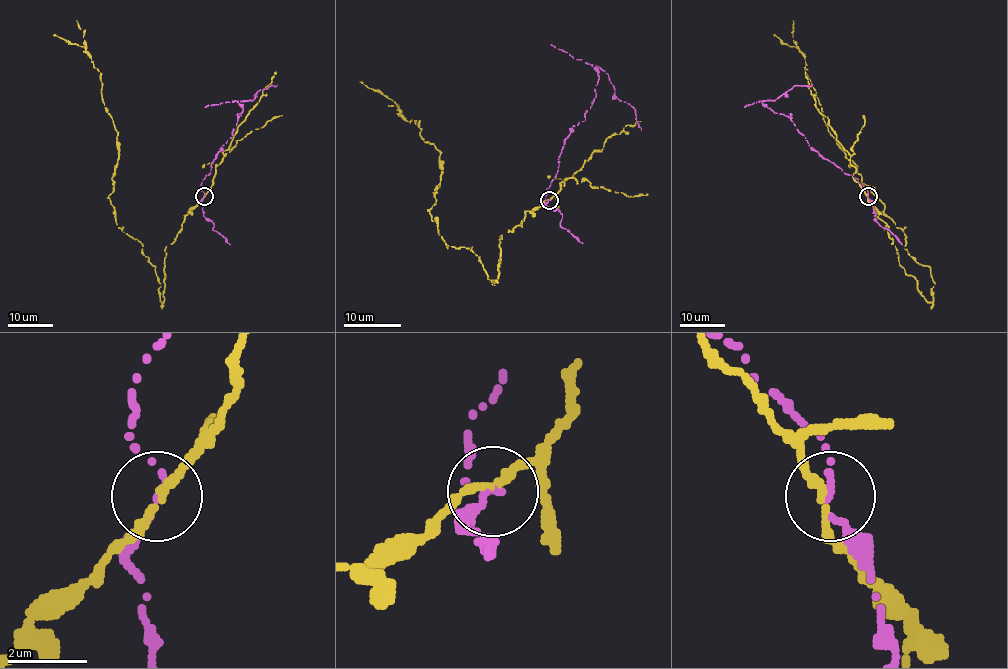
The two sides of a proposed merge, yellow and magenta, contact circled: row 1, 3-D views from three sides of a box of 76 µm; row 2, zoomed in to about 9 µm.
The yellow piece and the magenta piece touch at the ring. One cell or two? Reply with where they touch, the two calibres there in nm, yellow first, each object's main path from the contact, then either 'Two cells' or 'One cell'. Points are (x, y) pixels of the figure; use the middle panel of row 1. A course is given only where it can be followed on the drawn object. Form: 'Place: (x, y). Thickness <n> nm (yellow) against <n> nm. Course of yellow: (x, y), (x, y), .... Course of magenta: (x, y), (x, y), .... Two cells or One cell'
Place: (549, 200). Thickness 200 nm (yellow) against 180 nm. Course of yellow: (549, 200), (500, 236), (494, 284), (428, 211), (440, 151), (359, 82). Course of magenta: (549, 200), (546, 188), (563, 141), (596, 95), (599, 75), (592, 65), (635, 109), (641, 129). Two cells

